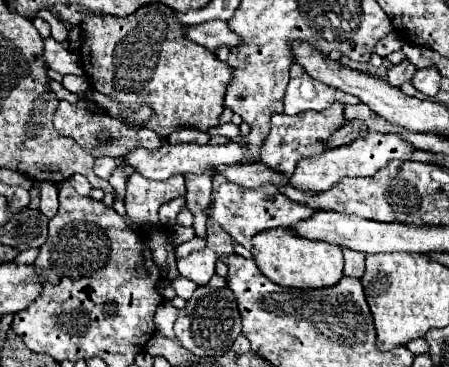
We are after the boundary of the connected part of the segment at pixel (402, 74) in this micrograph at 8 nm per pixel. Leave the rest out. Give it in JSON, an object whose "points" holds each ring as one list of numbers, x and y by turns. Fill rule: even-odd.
{"points":[[405,60,405,62,397,64,397,66,391,66,389,72,385,74,385,80,387,80,389,84,393,84,393,86,399,88,401,84,409,82,415,72,417,72,417,68,413,68,413,64,409,64,409,60]]}

